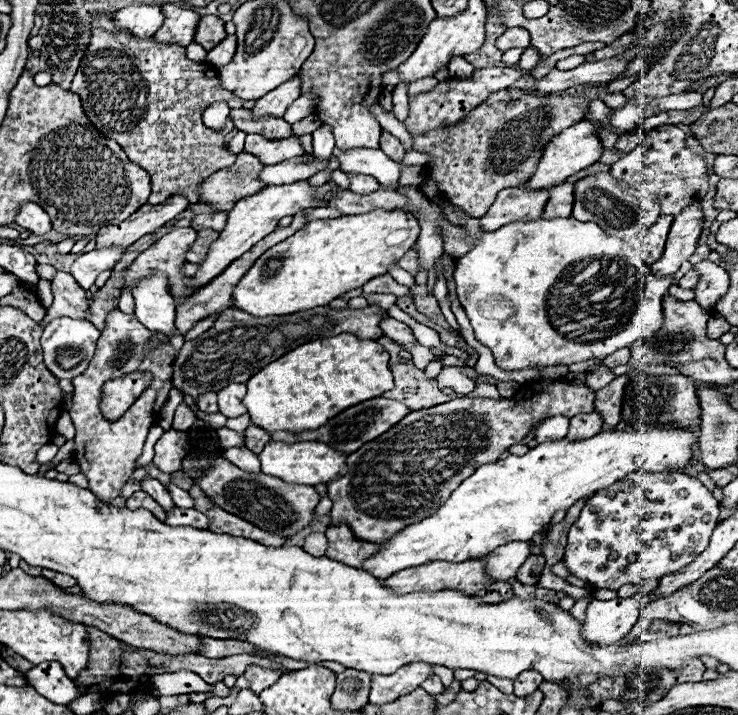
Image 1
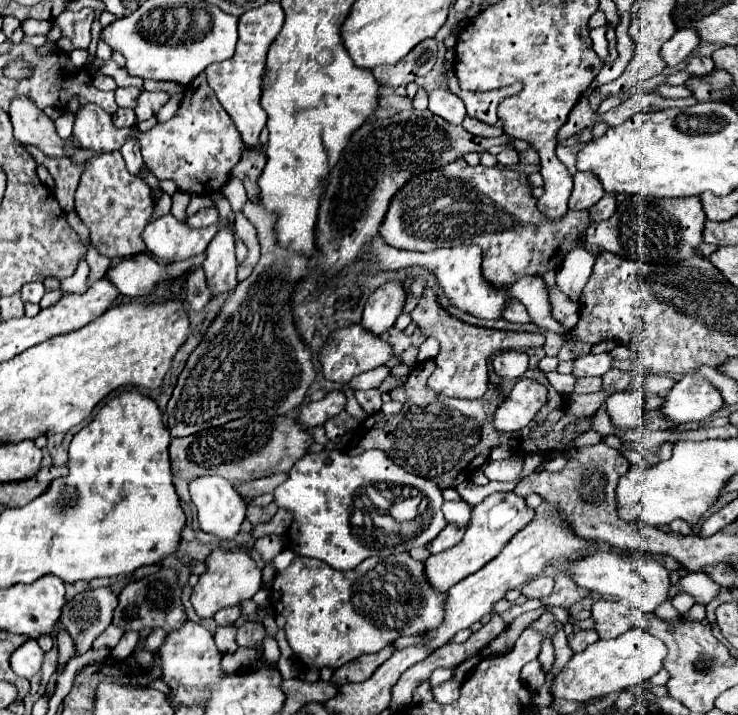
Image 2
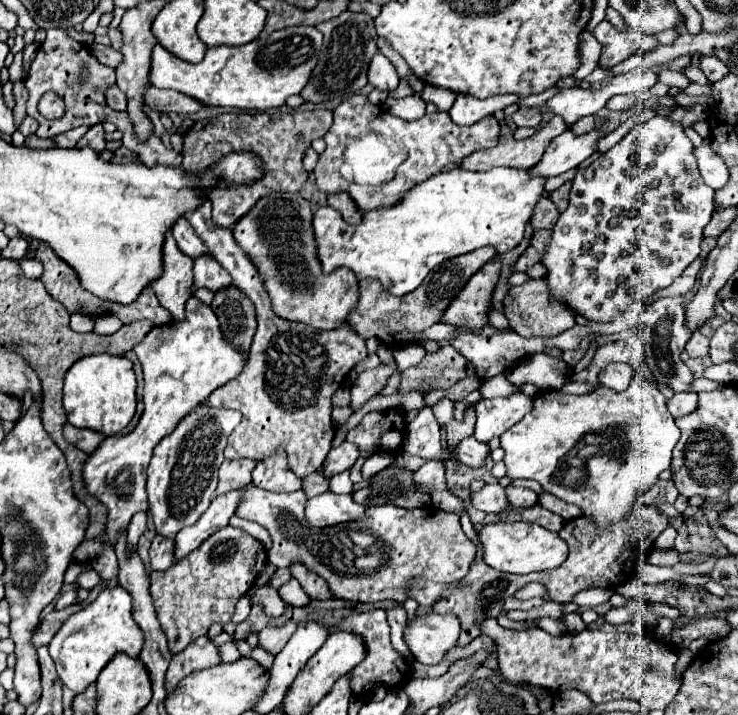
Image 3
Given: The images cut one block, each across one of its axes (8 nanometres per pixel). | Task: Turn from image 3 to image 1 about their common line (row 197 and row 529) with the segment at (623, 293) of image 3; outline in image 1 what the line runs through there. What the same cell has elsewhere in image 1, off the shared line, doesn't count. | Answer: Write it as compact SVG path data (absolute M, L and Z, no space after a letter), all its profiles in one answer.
M632 472L628 476L624 476L622 480L618 480L616 484L612 484L610 488L604 488L600 492L596 492L592 498L588 498L586 506L582 508L580 512L580 518L574 522L574 526L570 528L568 532L568 544L566 544L566 552L564 552L564 562L568 566L568 570L572 572L572 576L578 576L578 578L584 578L588 580L588 584L598 590L598 588L610 588L610 590L618 590L620 586L624 584L638 584L642 580L650 580L650 578L662 578L666 576L668 572L678 572L680 568L684 568L684 564L690 564L708 544L710 544L710 536L712 536L712 530L716 528L718 524L718 500L712 496L712 492L708 492L700 480L688 476L688 474L682 474L682 472Z

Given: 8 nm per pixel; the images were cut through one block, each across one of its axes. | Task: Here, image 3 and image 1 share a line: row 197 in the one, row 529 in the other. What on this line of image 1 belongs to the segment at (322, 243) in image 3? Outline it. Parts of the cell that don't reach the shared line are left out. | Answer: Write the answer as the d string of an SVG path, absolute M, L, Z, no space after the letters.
M644 426L640 430L604 430L592 438L570 442L566 438L554 442L542 442L536 448L528 450L524 456L508 456L506 460L498 460L494 464L484 464L476 468L476 472L466 478L448 498L446 504L438 508L436 514L424 518L418 524L410 524L400 534L390 538L380 546L380 554L364 562L364 570L372 572L376 578L386 580L388 576L400 572L400 568L410 568L416 564L424 564L428 560L468 560L472 556L486 556L494 548L514 542L514 540L532 540L540 528L548 526L552 516L558 510L566 510L578 500L612 486L620 476L636 470L650 472L666 472L678 470L690 464L700 430L680 428L680 426Z

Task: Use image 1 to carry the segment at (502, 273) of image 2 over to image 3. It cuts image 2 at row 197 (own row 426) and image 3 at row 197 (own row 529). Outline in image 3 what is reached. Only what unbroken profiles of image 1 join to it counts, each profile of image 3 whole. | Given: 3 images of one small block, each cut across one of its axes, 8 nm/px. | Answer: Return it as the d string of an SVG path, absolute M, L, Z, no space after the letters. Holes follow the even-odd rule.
M352 96L352 98L344 100L334 110L334 124L332 124L332 128L324 136L326 150L320 154L320 160L318 160L316 168L314 168L314 174L316 174L318 188L322 192L326 192L326 194L342 194L342 192L346 192L354 200L354 204L358 206L360 214L366 214L366 212L376 210L376 208L396 206L396 202L400 198L404 198L404 192L412 190L420 182L428 180L430 176L440 174L444 170L460 168L460 162L468 154L472 154L476 150L486 150L486 148L496 146L498 136L500 136L500 126L498 126L494 116L488 116L488 118L472 124L472 126L458 126L458 124L454 124L448 112L424 114L420 120L408 122L408 120L402 120L398 116L388 114L382 106L370 104L366 96ZM362 132L376 132L382 138L400 142L400 146L408 152L406 162L400 164L400 168L396 170L396 176L394 176L392 182L384 182L384 186L364 186L364 188L356 190L354 182L348 182L340 174L346 142L356 138L356 134L362 134Z

